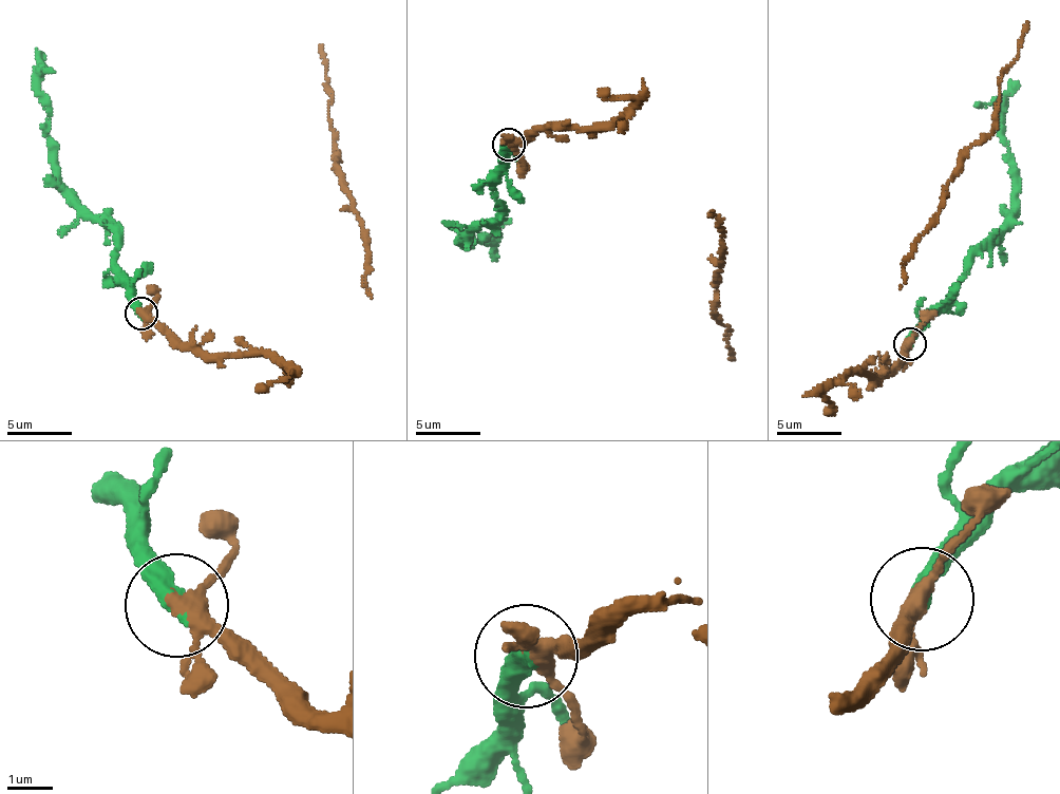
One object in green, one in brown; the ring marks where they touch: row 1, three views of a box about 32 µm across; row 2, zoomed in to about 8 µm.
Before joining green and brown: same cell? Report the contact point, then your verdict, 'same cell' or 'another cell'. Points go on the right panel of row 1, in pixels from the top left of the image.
at (910, 343); same cell

